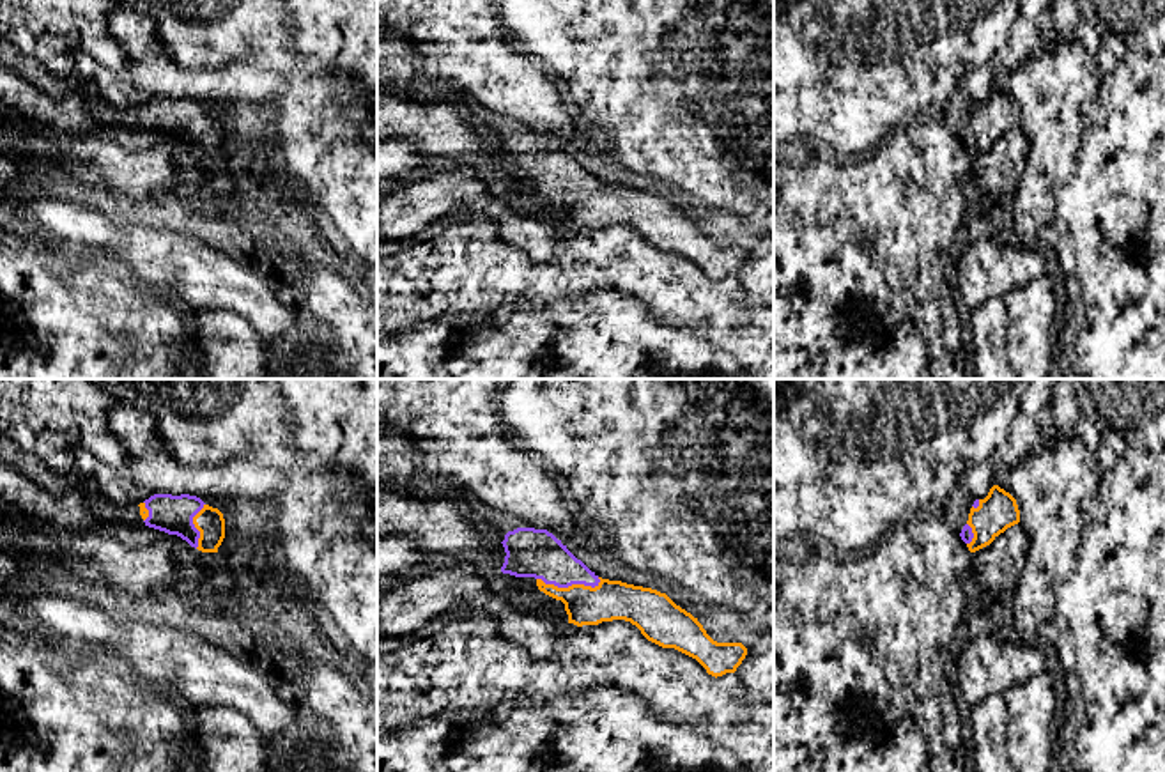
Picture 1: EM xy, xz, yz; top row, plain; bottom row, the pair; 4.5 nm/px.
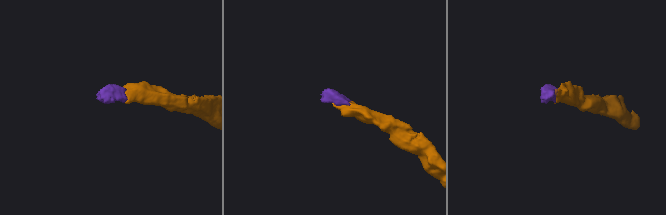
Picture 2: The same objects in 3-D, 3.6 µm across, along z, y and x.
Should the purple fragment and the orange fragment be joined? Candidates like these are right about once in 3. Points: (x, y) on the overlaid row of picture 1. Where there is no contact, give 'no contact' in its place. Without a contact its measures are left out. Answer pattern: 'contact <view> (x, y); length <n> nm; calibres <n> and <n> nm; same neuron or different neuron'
contact xz (569, 585); length 300 nm; calibres 220 and 180 nm; same neuron

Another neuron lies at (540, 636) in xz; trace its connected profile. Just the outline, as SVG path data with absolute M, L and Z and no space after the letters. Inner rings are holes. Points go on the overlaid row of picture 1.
M508 598L483 604L482 613L498 623L501 636L524 646L533 657L545 659L556 653L565 636L577 625L556 623L535 613L524 613Z

